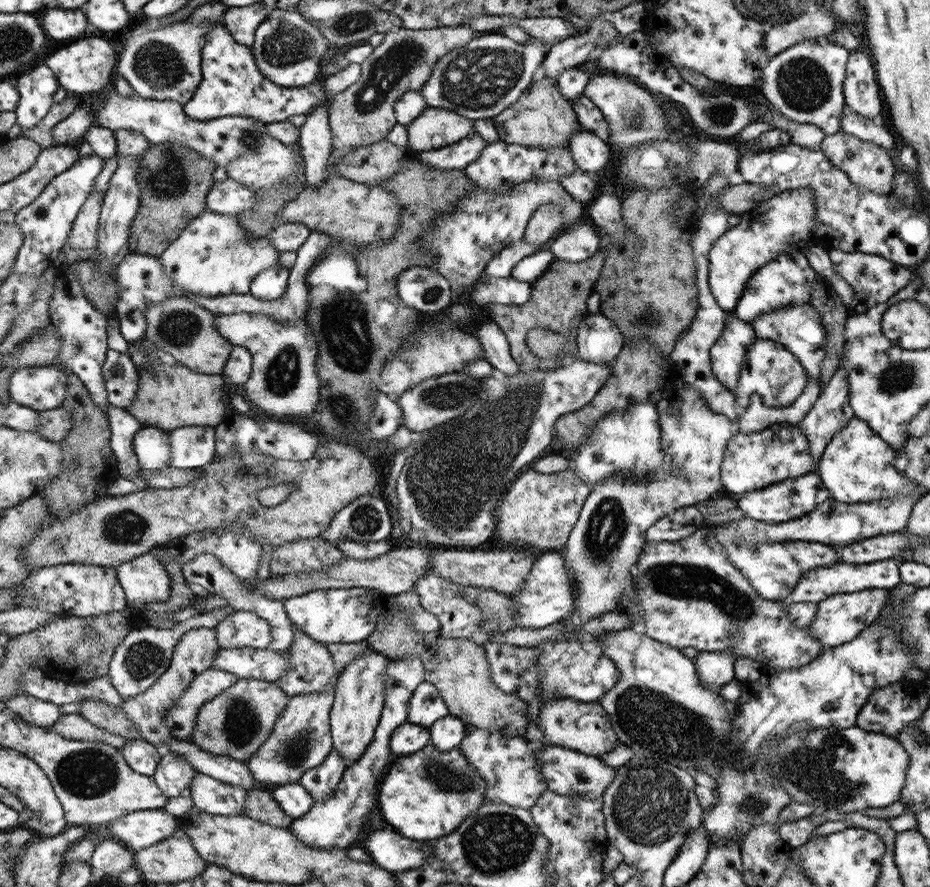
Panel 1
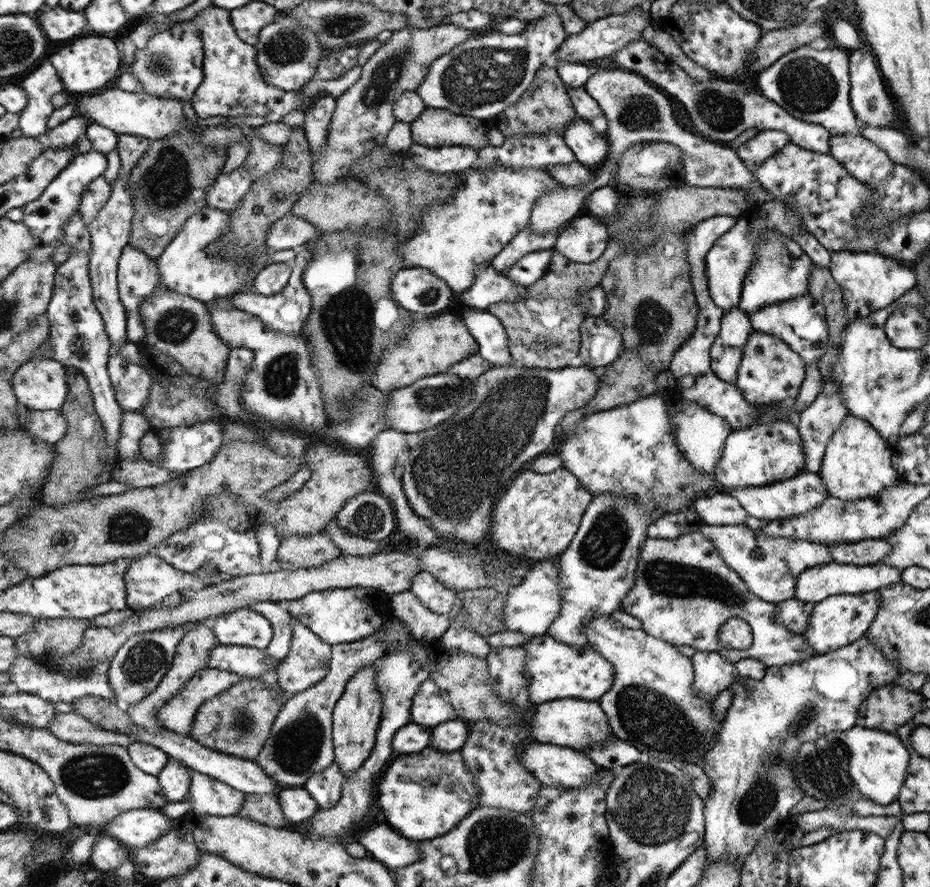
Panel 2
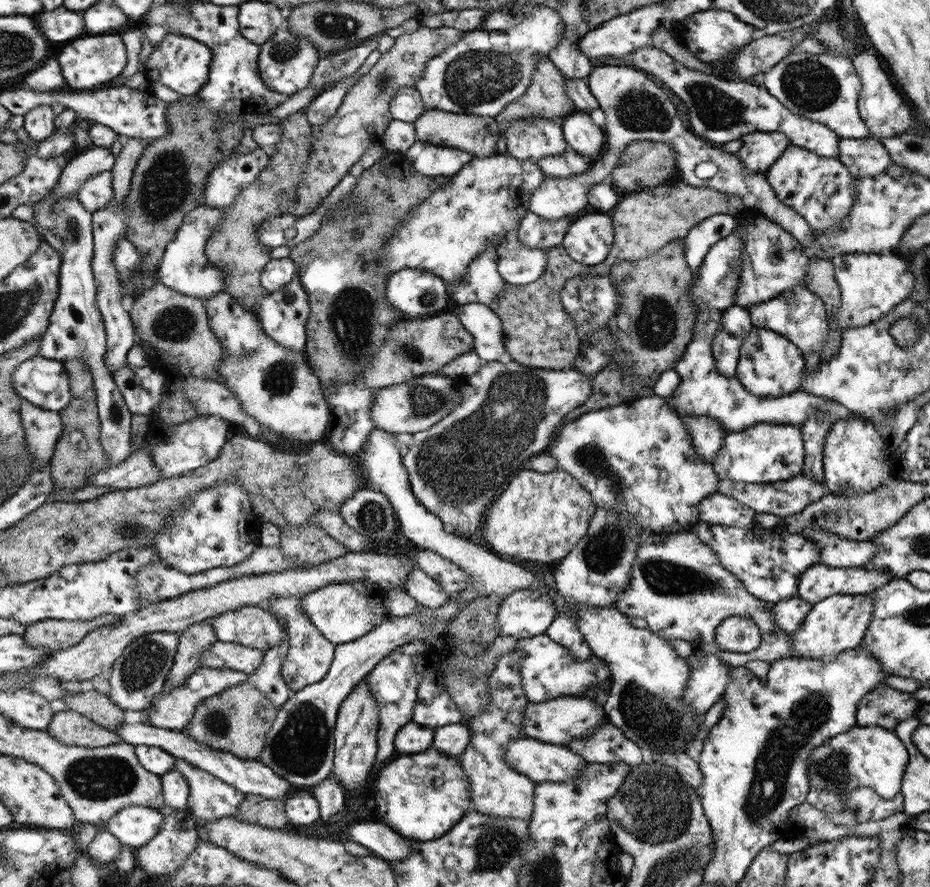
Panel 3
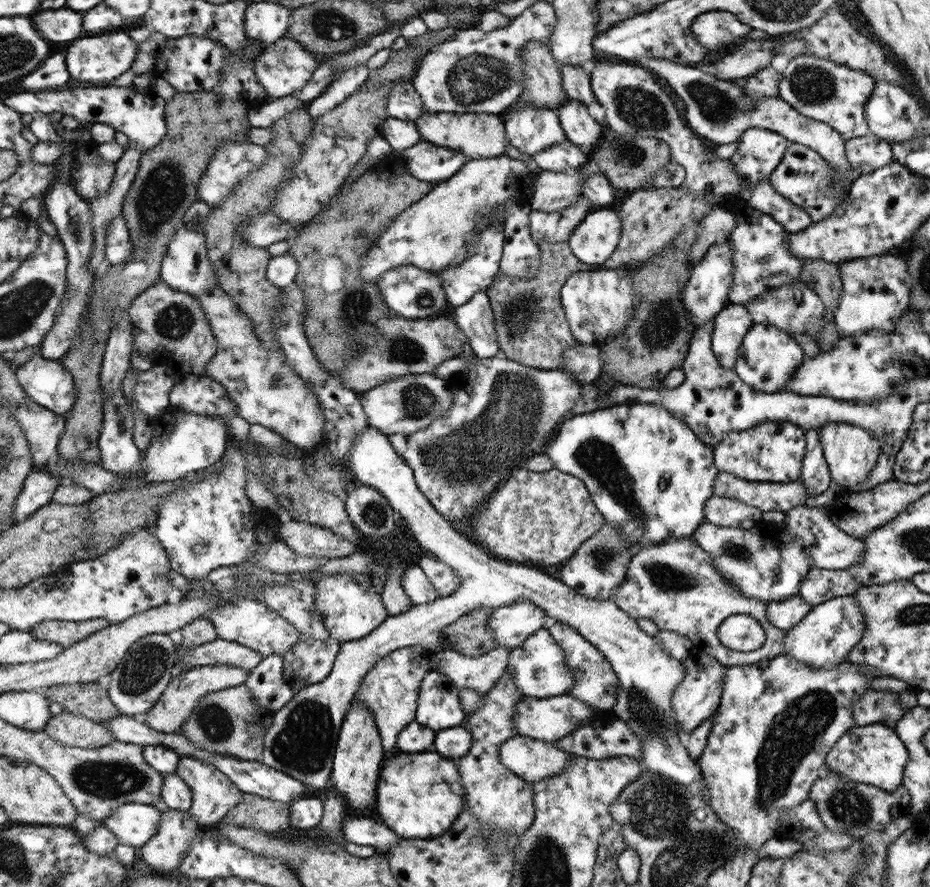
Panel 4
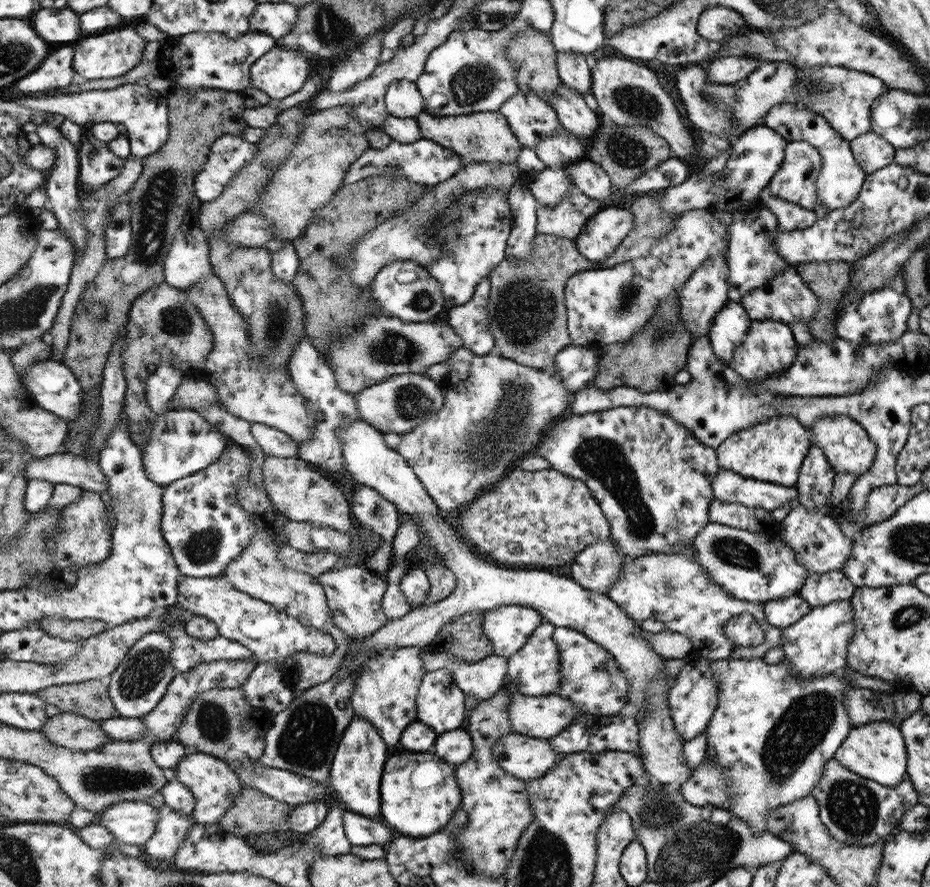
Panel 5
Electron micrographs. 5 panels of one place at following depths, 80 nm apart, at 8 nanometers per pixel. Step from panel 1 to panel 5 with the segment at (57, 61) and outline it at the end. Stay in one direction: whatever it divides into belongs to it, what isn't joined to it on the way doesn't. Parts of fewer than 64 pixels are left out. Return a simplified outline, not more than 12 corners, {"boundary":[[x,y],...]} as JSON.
{"boundary":[[132,28],[80,40],[81,80],[116,78],[140,64],[146,42]]}

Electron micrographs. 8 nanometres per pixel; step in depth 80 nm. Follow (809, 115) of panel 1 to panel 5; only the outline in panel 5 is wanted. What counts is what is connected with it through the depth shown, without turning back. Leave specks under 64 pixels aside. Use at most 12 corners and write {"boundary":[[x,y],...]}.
{"boundary":[[799,67],[793,91],[850,142],[888,89],[867,72]]}

